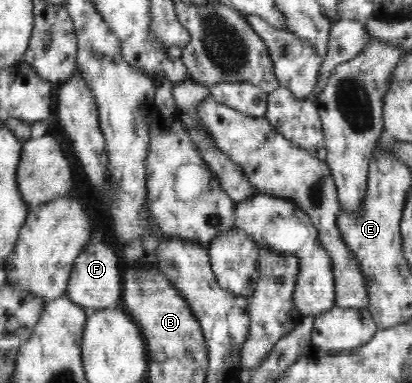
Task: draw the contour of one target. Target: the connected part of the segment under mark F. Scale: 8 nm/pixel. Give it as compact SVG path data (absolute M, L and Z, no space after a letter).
M89 242L76 258L73 266L66 291L72 302L84 307L87 312L114 308L120 304L122 297L120 259L110 245Z

